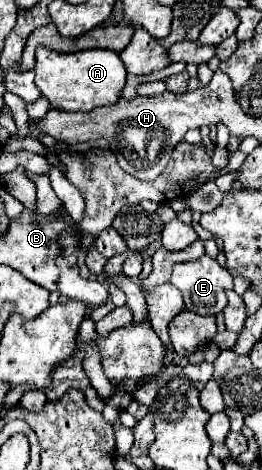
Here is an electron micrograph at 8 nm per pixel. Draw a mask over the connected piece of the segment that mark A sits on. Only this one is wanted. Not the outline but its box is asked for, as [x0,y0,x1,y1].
[35,47,127,111]

